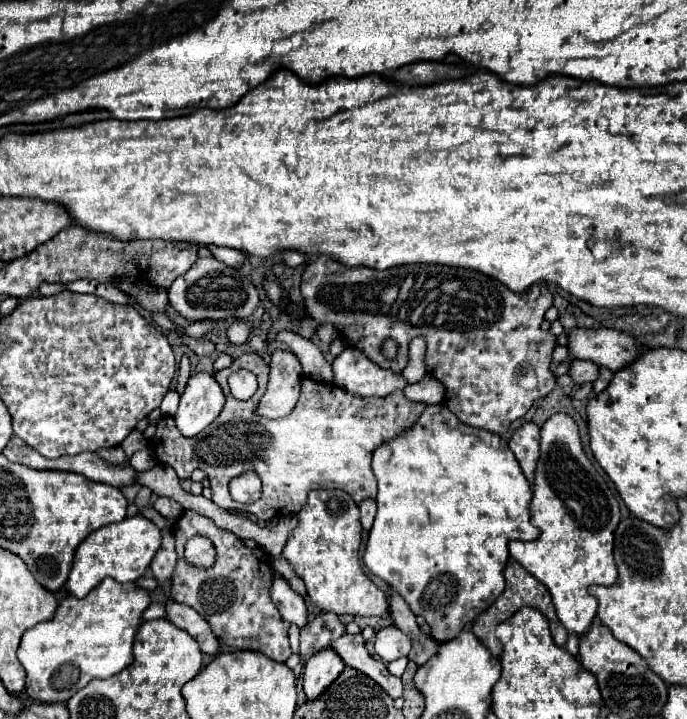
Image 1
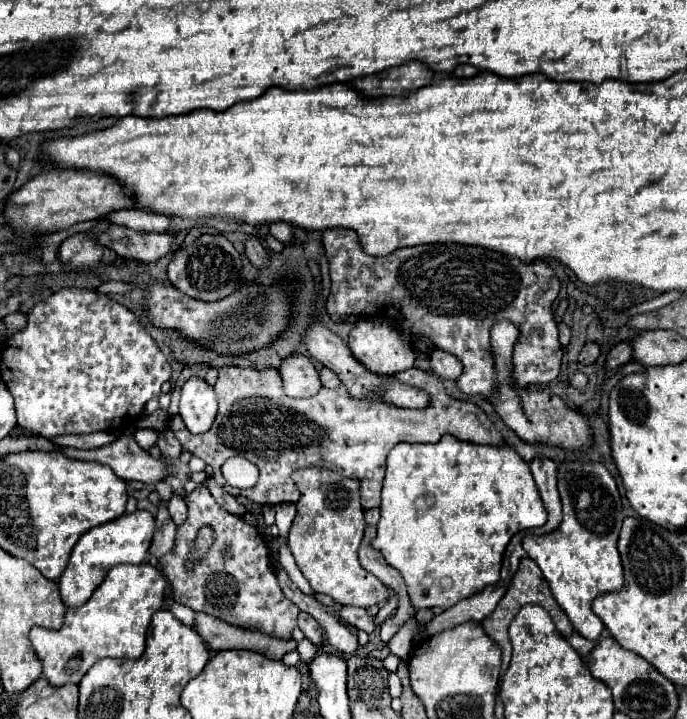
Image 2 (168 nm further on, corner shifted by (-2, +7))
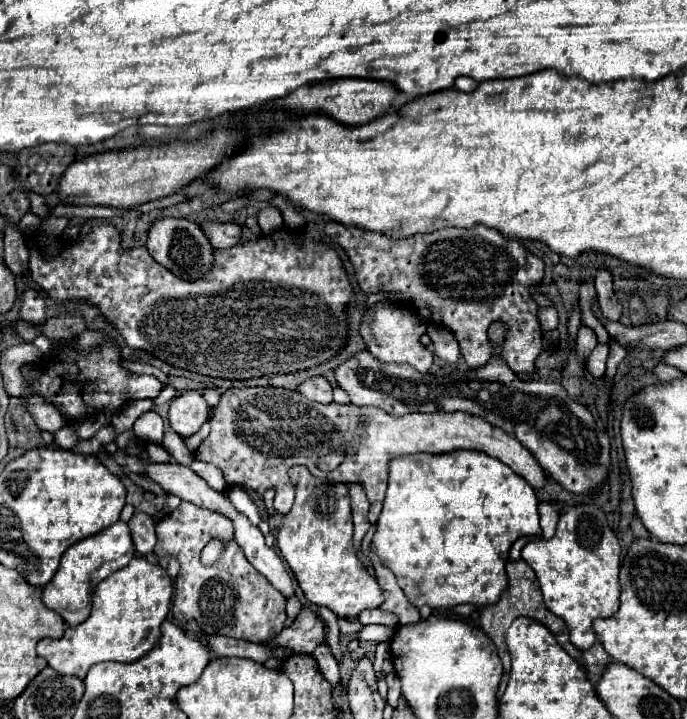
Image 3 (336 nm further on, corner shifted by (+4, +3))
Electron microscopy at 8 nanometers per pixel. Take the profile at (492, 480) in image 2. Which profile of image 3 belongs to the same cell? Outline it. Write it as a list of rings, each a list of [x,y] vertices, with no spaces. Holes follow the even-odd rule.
[[[456,450],[456,452],[448,452],[448,454],[410,454],[410,456],[398,456],[396,460],[390,462],[390,480],[388,480],[388,490],[386,490],[386,498],[384,498],[384,508],[382,514],[378,518],[378,530],[372,538],[372,544],[376,546],[378,556],[382,558],[384,566],[390,568],[400,584],[400,588],[404,590],[404,594],[408,596],[408,600],[414,606],[432,606],[432,608],[452,608],[458,604],[494,604],[500,600],[500,594],[506,590],[508,586],[508,578],[506,578],[506,562],[508,562],[508,552],[512,548],[512,544],[518,538],[524,536],[540,536],[540,522],[538,522],[538,498],[534,488],[516,472],[512,472],[512,468],[508,468],[506,464],[502,464],[500,460],[484,454],[484,452],[476,452],[476,450]]]

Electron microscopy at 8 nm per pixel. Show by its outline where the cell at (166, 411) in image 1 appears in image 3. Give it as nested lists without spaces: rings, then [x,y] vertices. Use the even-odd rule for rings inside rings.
[[[154,410],[144,412],[136,424],[134,424],[134,434],[146,442],[154,442],[154,444],[162,444],[162,418],[160,414],[156,414]]]

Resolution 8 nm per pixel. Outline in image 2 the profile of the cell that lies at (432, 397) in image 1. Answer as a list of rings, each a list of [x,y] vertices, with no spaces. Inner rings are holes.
[[[432,350],[430,372],[434,372],[440,380],[456,380],[462,374],[462,364],[456,356],[452,356],[448,352]]]

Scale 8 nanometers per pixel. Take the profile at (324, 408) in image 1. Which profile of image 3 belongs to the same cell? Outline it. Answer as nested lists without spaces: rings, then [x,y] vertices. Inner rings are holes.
[[[252,386],[252,388],[230,388],[222,394],[222,400],[218,406],[214,406],[214,416],[210,420],[210,434],[208,438],[198,446],[196,458],[204,462],[212,462],[222,468],[226,484],[240,484],[246,486],[248,490],[256,494],[264,494],[268,488],[276,488],[276,498],[274,498],[274,508],[282,514],[286,514],[292,508],[292,498],[290,498],[290,486],[288,486],[288,470],[292,466],[306,466],[318,476],[326,476],[332,482],[360,482],[366,488],[368,500],[370,502],[380,502],[386,496],[388,488],[388,464],[396,456],[406,456],[406,454],[418,454],[418,452],[428,452],[428,454],[444,454],[444,452],[454,452],[454,450],[480,450],[492,458],[498,458],[506,466],[510,466],[514,472],[518,472],[532,488],[540,490],[546,484],[546,470],[540,466],[540,462],[532,456],[528,448],[524,448],[516,436],[504,432],[498,426],[492,426],[480,416],[466,414],[466,412],[434,412],[434,414],[406,414],[406,416],[390,416],[382,408],[374,406],[342,406],[342,404],[318,404],[302,396],[300,392],[292,390],[282,390],[282,388],[262,388],[262,386]],[[318,446],[322,450],[322,456],[328,454],[332,448],[342,446],[346,450],[344,464],[340,464],[334,472],[320,472],[314,464],[318,458],[298,458],[298,452],[306,448]]]

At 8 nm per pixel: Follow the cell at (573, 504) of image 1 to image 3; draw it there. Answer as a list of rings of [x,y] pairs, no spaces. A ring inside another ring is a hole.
[[[580,504],[568,508],[556,526],[556,534],[550,540],[532,538],[522,548],[522,558],[534,568],[536,578],[540,582],[540,590],[544,594],[544,604],[548,610],[552,610],[556,616],[564,618],[570,630],[570,642],[578,650],[588,650],[596,642],[596,632],[592,630],[592,622],[596,618],[610,618],[618,610],[618,596],[620,596],[620,584],[618,584],[618,570],[620,570],[620,542],[612,528],[608,526],[608,520],[604,512],[594,504]]]

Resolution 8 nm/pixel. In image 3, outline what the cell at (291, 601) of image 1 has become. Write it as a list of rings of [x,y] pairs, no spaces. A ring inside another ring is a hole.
[[[320,644],[320,646],[312,652],[312,656],[316,658],[316,662],[318,662],[320,672],[324,674],[324,678],[326,678],[334,688],[338,688],[338,686],[340,686],[340,666],[338,666],[338,662],[334,660],[334,656],[330,654],[328,646],[326,646],[326,644]]]

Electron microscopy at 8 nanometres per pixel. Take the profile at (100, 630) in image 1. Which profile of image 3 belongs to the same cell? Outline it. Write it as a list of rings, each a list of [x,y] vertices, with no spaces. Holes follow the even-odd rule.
[[[134,558],[126,568],[102,580],[92,594],[92,614],[86,622],[66,628],[60,640],[40,640],[38,654],[48,660],[58,674],[84,678],[100,662],[136,662],[150,652],[160,638],[160,624],[166,620],[172,602],[172,578],[168,570]]]

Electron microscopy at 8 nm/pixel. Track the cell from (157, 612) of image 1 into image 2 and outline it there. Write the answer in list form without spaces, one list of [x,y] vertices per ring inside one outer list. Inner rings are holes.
[[[174,602],[174,604],[170,604],[168,610],[170,610],[182,624],[186,624],[186,626],[192,626],[192,624],[194,624],[194,612],[192,612],[190,608],[186,608],[184,604]]]

